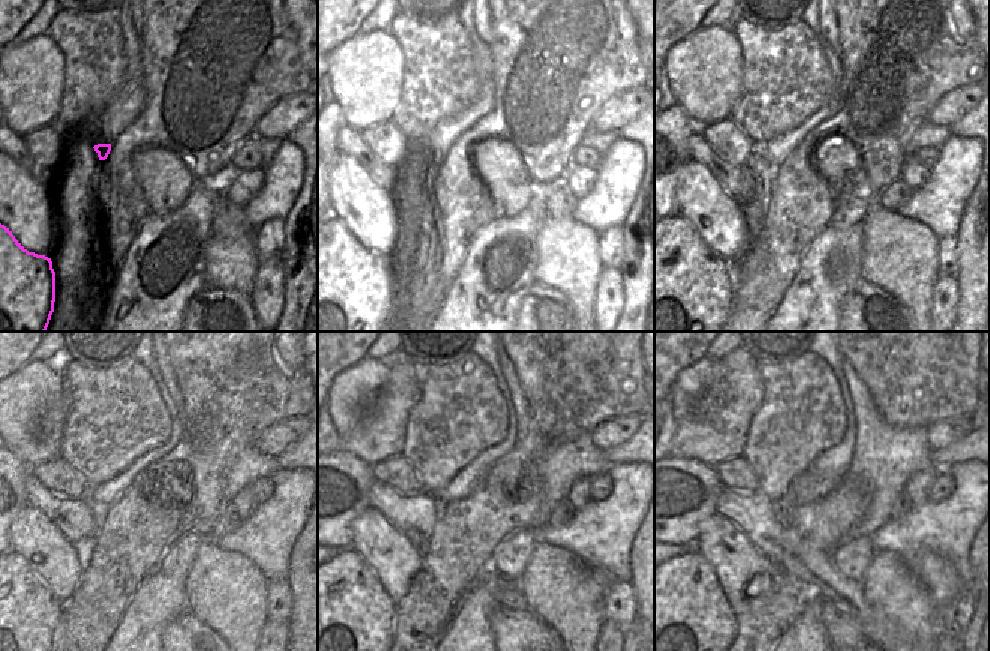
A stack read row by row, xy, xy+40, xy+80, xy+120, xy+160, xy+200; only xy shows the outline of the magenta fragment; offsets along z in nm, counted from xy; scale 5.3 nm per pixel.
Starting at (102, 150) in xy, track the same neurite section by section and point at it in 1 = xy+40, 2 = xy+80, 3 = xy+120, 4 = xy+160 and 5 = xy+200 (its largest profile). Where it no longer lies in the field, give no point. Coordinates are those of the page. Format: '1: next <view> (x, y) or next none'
1: next xy+40 (435, 153)
2: next xy+80 (773, 153)
3: next xy+120 (108, 492)
4: next xy+160 (461, 486)
5: next xy+200 (807, 488)

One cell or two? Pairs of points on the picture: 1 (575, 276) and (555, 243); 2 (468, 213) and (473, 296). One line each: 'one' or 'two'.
1: one
2: two

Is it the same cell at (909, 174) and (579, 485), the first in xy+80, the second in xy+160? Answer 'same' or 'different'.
same

